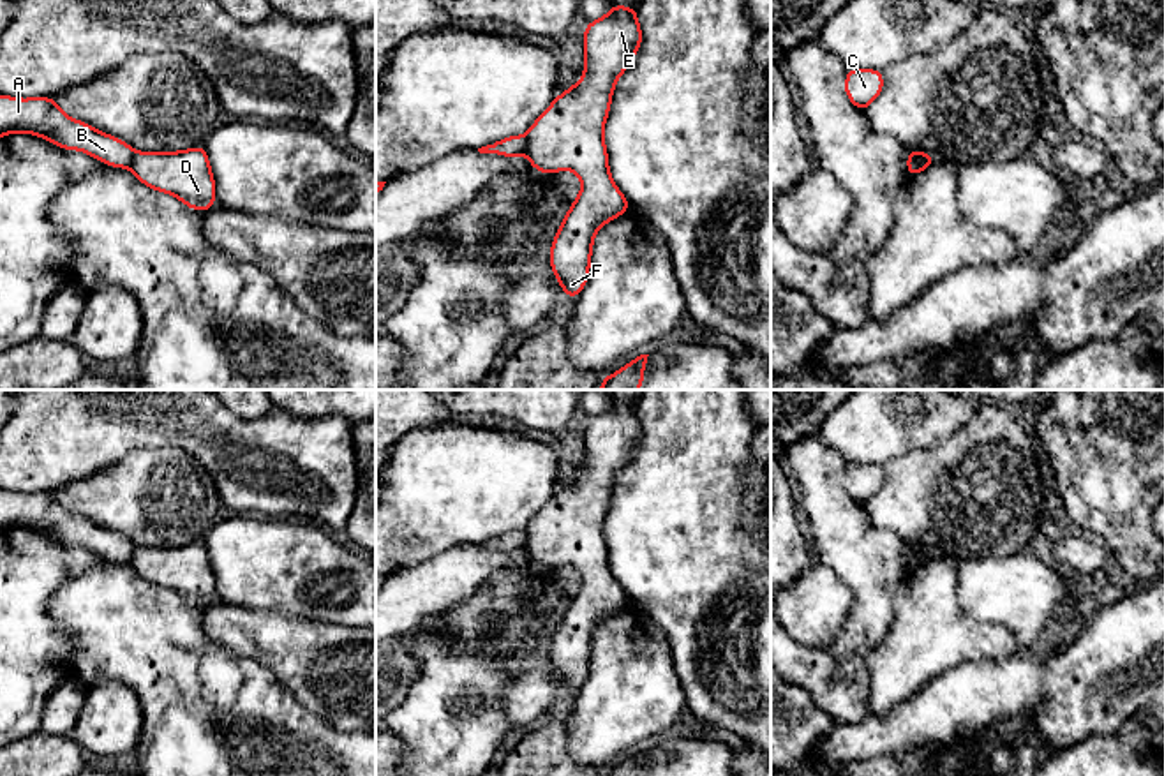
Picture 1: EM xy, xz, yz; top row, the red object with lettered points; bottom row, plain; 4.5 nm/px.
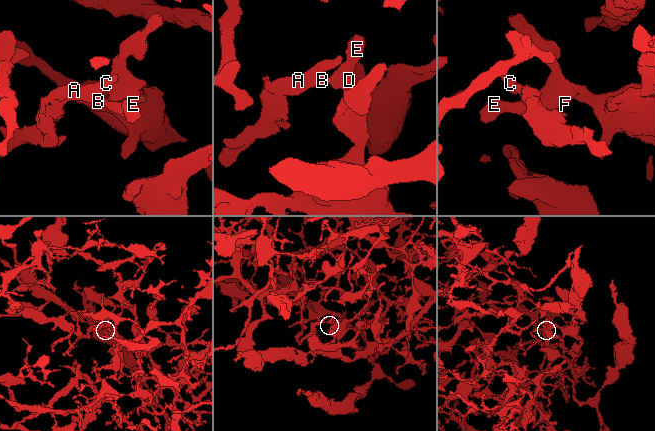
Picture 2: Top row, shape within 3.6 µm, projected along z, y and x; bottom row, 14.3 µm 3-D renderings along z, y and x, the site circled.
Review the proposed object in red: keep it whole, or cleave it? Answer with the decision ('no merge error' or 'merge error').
merge error

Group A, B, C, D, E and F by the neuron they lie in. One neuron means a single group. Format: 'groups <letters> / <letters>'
groups A B C / D E F

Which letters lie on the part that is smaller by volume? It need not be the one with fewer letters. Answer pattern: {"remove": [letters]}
{"remove": ["A", "B", "C"]}

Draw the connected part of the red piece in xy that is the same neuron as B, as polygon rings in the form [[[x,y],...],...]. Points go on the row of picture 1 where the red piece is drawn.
[[[0,95],[0,138],[28,132],[63,150],[81,150],[113,168],[129,168],[134,150],[115,136],[69,118],[53,97],[16,99]]]

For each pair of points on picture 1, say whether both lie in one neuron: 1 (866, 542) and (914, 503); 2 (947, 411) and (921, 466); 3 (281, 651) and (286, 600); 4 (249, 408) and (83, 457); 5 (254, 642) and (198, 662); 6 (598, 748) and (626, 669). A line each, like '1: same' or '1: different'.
1: different
2: different
3: different
4: different
5: different
6: same

